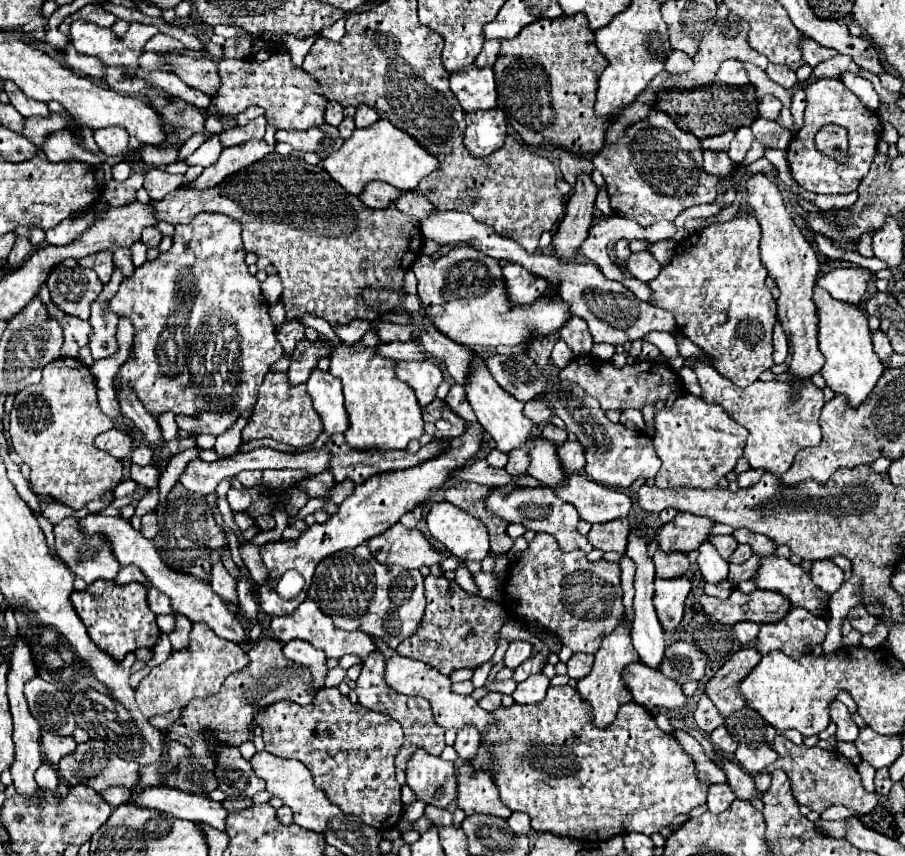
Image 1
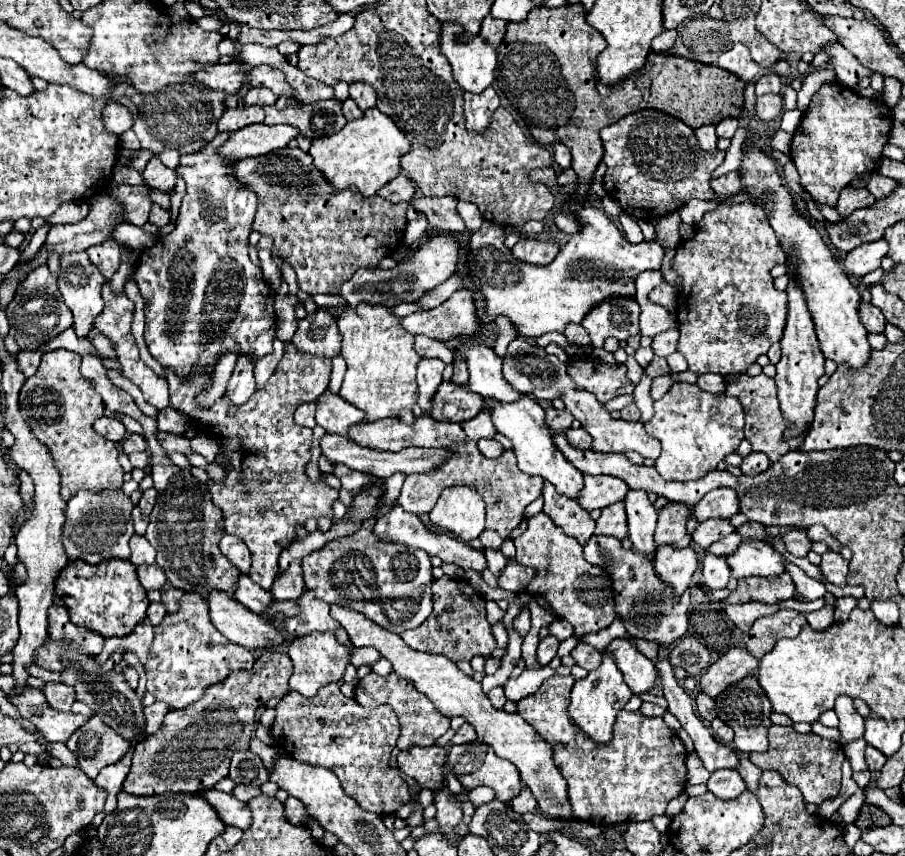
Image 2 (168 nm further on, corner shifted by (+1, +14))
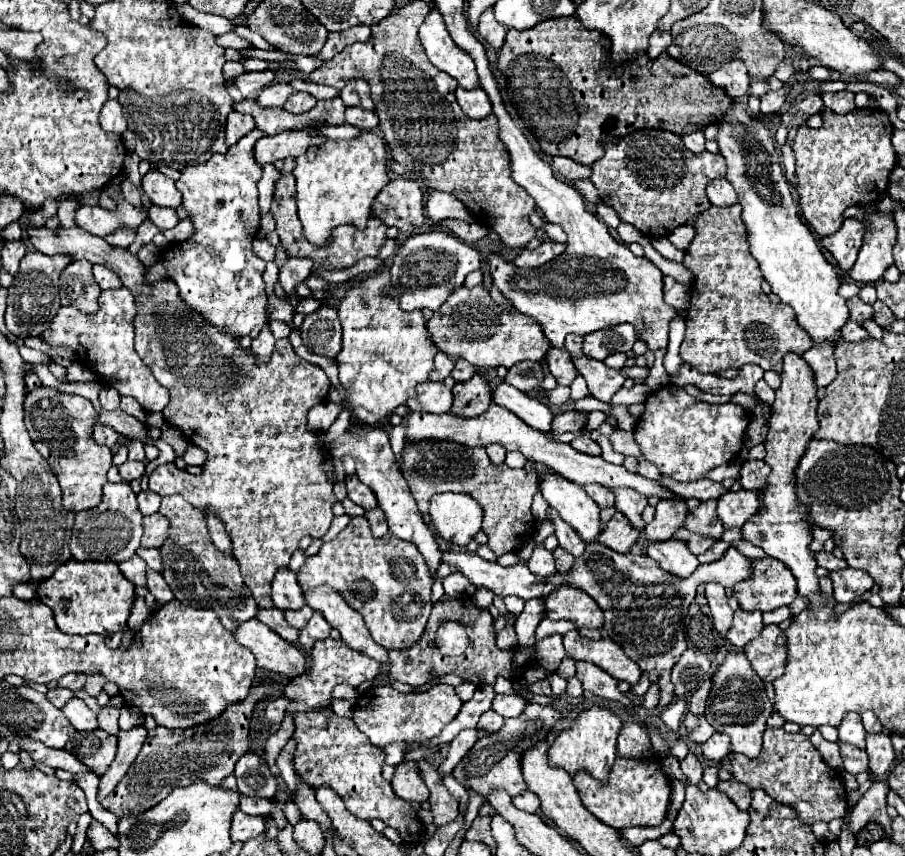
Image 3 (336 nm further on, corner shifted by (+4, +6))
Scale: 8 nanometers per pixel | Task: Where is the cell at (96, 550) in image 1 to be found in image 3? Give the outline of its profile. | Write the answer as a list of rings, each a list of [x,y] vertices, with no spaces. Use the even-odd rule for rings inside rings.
[[[106,482],[104,488],[104,500],[98,504],[98,508],[76,512],[74,532],[70,540],[72,558],[86,562],[86,560],[112,560],[112,562],[124,562],[130,560],[130,556],[136,554],[140,548],[142,538],[142,512],[136,504],[136,494],[132,492],[128,482]]]

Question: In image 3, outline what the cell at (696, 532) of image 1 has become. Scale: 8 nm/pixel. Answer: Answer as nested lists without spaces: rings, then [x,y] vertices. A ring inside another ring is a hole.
[[[738,490],[726,492],[718,498],[718,516],[724,522],[724,528],[740,528],[752,514],[760,508],[760,494]]]

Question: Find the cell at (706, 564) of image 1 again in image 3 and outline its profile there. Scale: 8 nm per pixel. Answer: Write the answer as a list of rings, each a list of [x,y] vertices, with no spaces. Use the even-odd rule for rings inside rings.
[[[716,582],[706,584],[706,600],[708,600],[710,612],[712,612],[714,628],[722,636],[722,640],[726,642],[728,640],[726,634],[728,634],[728,630],[732,626],[732,614],[734,614],[734,610],[728,606],[728,596],[724,592],[724,586],[716,584]]]

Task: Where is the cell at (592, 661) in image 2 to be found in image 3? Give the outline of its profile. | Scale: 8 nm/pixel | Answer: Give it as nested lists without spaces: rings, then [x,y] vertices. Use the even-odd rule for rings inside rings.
[[[576,662],[576,678],[582,682],[584,690],[590,690],[600,698],[622,700],[622,692],[616,686],[618,682],[614,682],[614,678],[608,672],[602,672],[590,662]]]

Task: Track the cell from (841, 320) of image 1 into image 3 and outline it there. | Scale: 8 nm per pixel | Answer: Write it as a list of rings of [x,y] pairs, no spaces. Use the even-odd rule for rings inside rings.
[[[734,102],[726,112],[716,114],[716,124],[720,128],[716,142],[718,142],[720,154],[724,156],[726,166],[728,166],[726,180],[734,186],[734,190],[738,194],[750,252],[758,260],[766,282],[772,286],[772,292],[780,298],[782,304],[788,304],[794,308],[798,324],[812,336],[814,344],[820,344],[824,340],[830,340],[836,344],[840,340],[840,328],[850,320],[846,300],[838,294],[840,280],[838,280],[834,268],[826,262],[824,254],[820,252],[814,234],[800,220],[798,206],[790,192],[790,184],[786,182],[784,172],[782,172],[782,158],[776,150],[776,142],[774,142],[770,130],[762,124],[762,118],[764,118],[764,114],[752,114],[748,106],[742,106],[738,102]]]

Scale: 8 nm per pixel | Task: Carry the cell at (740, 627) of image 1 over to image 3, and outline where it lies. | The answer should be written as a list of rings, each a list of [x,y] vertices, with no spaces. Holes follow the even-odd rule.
[[[736,610],[734,614],[734,628],[730,630],[728,640],[736,648],[744,648],[750,640],[754,640],[762,632],[762,612],[744,612]]]

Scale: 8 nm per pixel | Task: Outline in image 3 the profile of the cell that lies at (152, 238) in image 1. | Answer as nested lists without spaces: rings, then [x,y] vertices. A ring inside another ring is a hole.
[[[150,206],[150,220],[152,220],[160,230],[174,228],[174,226],[180,222],[176,210],[172,210],[172,208],[162,208],[162,206]]]

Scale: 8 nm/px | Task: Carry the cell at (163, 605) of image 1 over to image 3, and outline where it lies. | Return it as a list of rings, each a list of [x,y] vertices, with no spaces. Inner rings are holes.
[[[132,556],[130,560],[126,562],[120,562],[118,564],[120,572],[132,582],[132,584],[138,584],[138,586],[146,586],[146,574],[144,574],[144,568],[146,568],[146,562],[140,558],[140,556]]]

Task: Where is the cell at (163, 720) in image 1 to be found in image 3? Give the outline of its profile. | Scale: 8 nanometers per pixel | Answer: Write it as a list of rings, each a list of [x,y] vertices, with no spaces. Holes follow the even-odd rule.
[[[136,726],[132,730],[118,732],[118,754],[116,754],[114,762],[110,764],[110,768],[106,770],[106,774],[100,778],[100,792],[98,792],[100,802],[110,794],[110,790],[118,784],[118,780],[122,780],[122,776],[126,774],[130,764],[136,760],[144,740],[146,740],[144,726]]]

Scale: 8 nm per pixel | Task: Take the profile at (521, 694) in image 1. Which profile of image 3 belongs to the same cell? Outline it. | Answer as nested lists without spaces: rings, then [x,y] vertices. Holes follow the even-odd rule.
[[[496,694],[494,700],[492,700],[492,710],[498,712],[500,716],[504,716],[504,718],[520,716],[524,706],[526,706],[526,700],[522,696],[516,696],[516,694],[508,694],[508,696]]]

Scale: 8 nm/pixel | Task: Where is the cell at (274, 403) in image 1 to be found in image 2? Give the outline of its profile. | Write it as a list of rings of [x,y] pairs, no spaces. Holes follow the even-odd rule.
[[[285,344],[285,354],[277,364],[275,374],[267,380],[265,388],[257,390],[245,404],[235,406],[223,398],[211,408],[199,408],[193,398],[211,384],[211,374],[197,376],[189,380],[189,384],[181,384],[181,380],[177,380],[177,376],[165,368],[170,406],[185,412],[193,422],[205,422],[211,434],[229,438],[219,448],[219,456],[229,458],[229,468],[225,470],[227,478],[221,482],[209,480],[207,486],[213,502],[223,512],[225,532],[239,536],[251,550],[253,566],[249,578],[265,590],[271,588],[279,574],[277,558],[281,550],[297,536],[295,526],[305,524],[307,518],[331,518],[331,504],[339,496],[339,492],[329,490],[327,484],[313,484],[307,478],[305,464],[311,460],[313,432],[293,422],[297,406],[303,402],[313,402],[327,388],[329,374],[329,358],[305,356],[303,352],[297,352],[293,344]],[[249,454],[253,458],[251,462]]]

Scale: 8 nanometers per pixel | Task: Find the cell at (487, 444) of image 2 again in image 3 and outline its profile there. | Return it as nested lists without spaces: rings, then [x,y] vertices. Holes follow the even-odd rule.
[[[490,444],[490,446],[486,446],[486,450],[488,450],[490,460],[494,460],[494,464],[502,464],[504,462],[506,448],[502,444]]]

